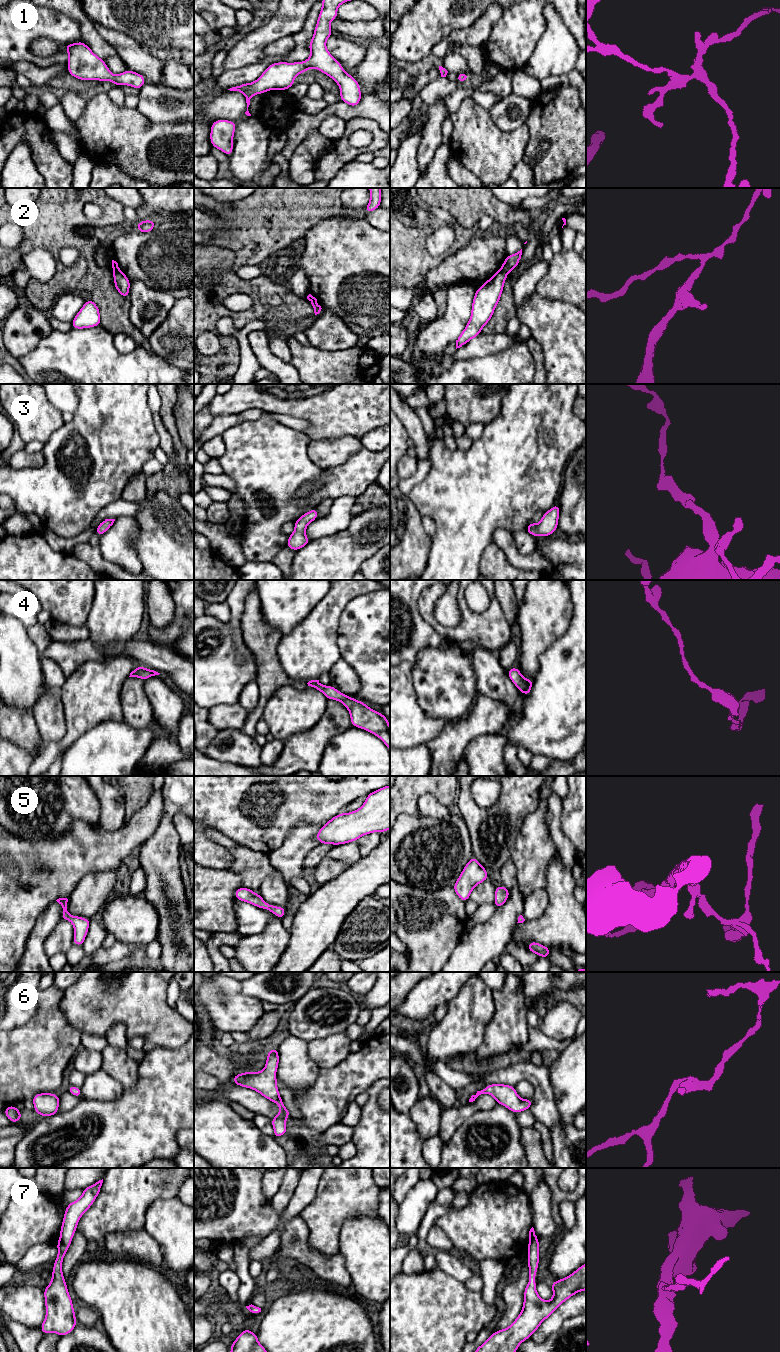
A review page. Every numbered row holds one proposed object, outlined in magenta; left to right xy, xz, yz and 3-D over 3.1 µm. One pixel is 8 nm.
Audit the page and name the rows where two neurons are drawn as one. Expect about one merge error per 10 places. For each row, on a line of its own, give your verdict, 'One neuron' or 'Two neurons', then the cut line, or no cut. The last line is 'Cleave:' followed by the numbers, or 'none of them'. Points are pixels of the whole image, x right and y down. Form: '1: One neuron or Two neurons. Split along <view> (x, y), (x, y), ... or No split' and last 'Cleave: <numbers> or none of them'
1: One neuron. No split
2: Two neurons. Split along yz (501, 268), (506, 273)
3: One neuron. No split
4: One neuron. No split
5: One neuron. No split
6: One neuron. No split
7: One neuron. No split
Cleave: 2

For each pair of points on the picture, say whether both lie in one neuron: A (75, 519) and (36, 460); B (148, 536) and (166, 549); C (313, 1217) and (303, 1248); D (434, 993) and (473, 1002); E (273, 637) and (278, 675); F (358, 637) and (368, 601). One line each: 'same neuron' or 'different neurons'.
A: different neurons
B: same neuron
C: different neurons
D: different neurons
E: same neuron
F: same neuron

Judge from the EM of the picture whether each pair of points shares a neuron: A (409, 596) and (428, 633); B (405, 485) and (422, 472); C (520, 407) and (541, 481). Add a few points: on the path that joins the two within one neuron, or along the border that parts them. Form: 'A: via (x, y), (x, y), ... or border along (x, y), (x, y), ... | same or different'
A: via (410, 605), (414, 619), (419, 624) | same
B: via (409, 483), (418, 476) | same
C: via (529, 425), (529, 463) | same

